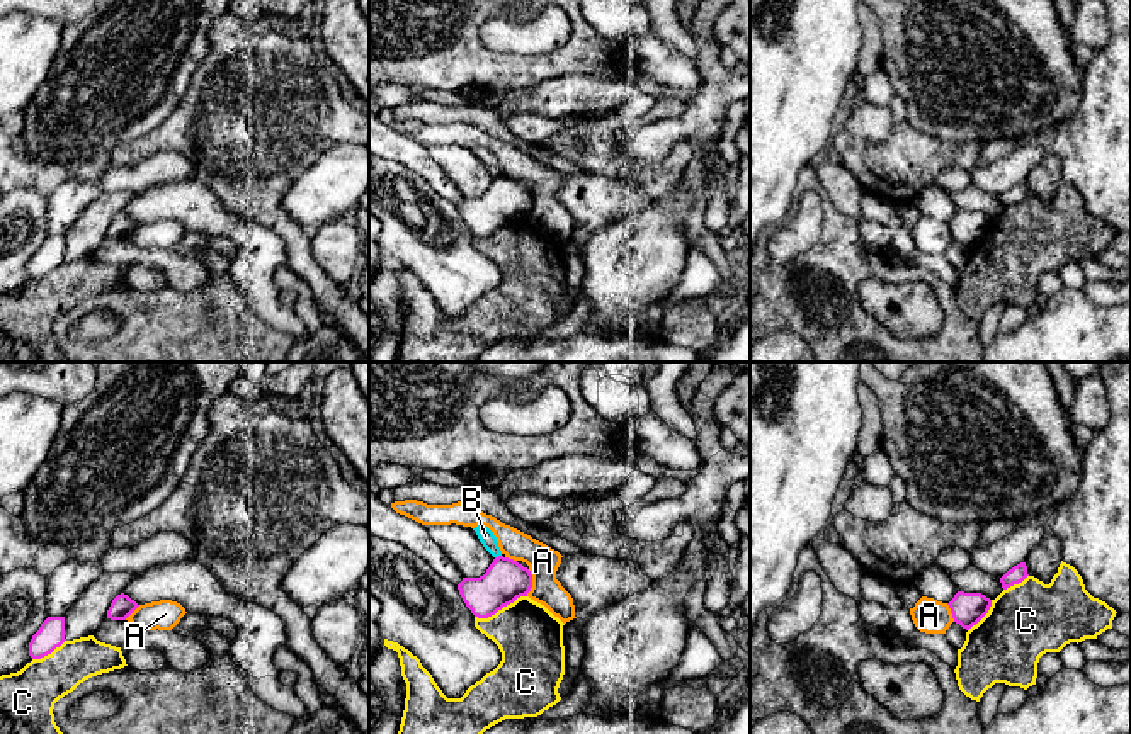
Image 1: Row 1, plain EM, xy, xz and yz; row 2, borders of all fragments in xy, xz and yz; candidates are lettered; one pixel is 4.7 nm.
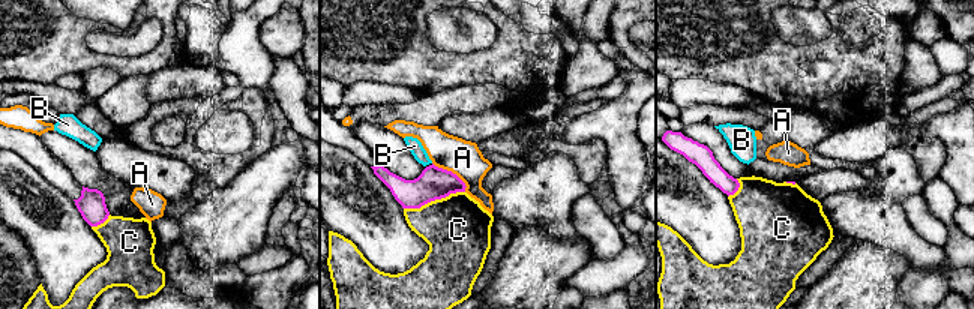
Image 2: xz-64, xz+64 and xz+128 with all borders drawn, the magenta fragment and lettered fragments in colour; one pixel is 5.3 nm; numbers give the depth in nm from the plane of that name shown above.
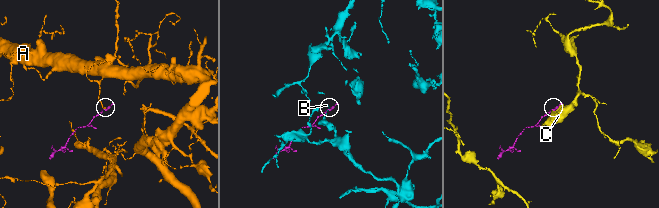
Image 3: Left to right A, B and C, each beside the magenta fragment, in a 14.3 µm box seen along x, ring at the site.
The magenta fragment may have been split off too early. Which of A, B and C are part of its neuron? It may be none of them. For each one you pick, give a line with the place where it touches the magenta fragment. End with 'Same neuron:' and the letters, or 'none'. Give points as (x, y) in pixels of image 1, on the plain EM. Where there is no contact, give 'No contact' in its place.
Same neuron: none

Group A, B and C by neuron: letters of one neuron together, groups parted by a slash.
A / B / C

